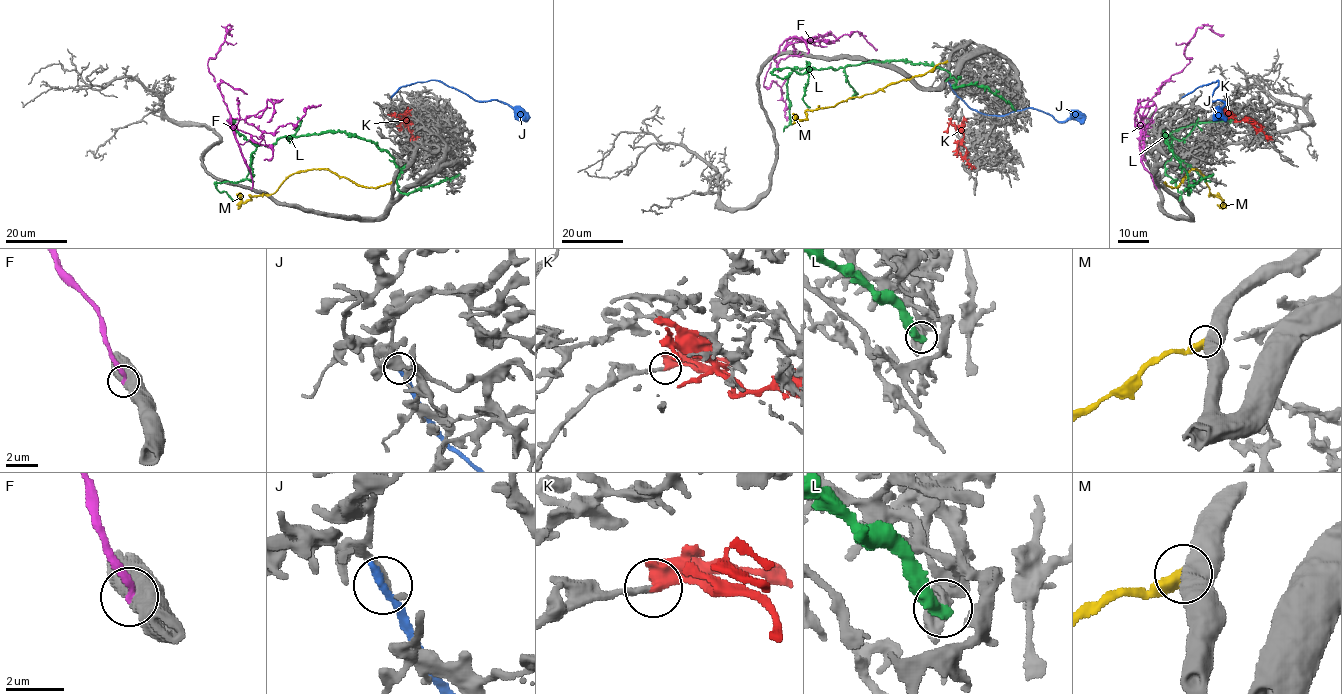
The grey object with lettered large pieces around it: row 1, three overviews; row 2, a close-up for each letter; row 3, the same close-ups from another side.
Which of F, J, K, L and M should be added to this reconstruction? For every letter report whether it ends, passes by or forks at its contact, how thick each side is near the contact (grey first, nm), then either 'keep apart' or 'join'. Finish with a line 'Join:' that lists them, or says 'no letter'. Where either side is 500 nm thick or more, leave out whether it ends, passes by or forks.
F: 800 nm thick on the grey side, 280 nm on the other; keep apart
J: it ends there; 220 nm thick on the grey side, 360 nm on the other; keep apart
K: 320 nm thick on the grey side, 600 nm on the other; join
L: 280 nm thick on the grey side, 500 nm on the other; keep apart
M: 500 nm thick on the grey side, 480 nm on the other; keep apart
Join: K

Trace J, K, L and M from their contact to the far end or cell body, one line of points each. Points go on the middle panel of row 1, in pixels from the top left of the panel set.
J: (948, 81), (970, 108), (988, 115), (1004, 115), (1030, 108), (1060, 121), (1086, 116)
K: (951, 119), (954, 129), (964, 135), (964, 158), (976, 167)
L: (1015, 110), (909, 61), (772, 71), (789, 75)
M: (947, 61), (932, 70), (872, 93), (848, 98), (836, 106), (807, 110), (804, 119), (799, 119), (793, 113)

